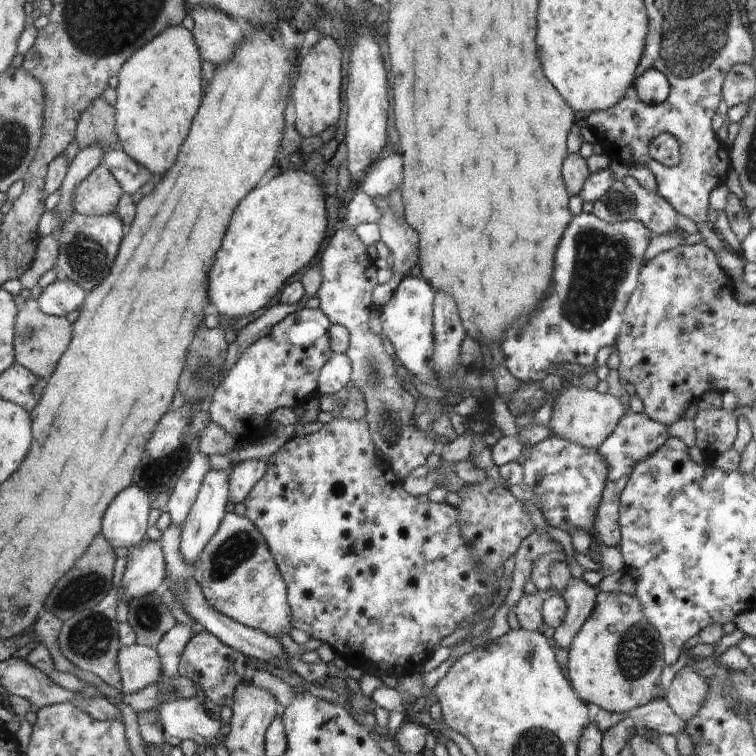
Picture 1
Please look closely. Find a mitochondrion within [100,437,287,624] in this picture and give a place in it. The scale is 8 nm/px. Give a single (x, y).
(227, 557)

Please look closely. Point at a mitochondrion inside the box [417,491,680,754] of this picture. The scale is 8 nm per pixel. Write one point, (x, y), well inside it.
(637, 652)

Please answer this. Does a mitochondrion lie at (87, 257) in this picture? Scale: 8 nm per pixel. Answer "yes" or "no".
yes

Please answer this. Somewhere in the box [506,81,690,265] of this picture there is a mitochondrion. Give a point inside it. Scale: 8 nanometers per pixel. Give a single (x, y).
(618, 202)

